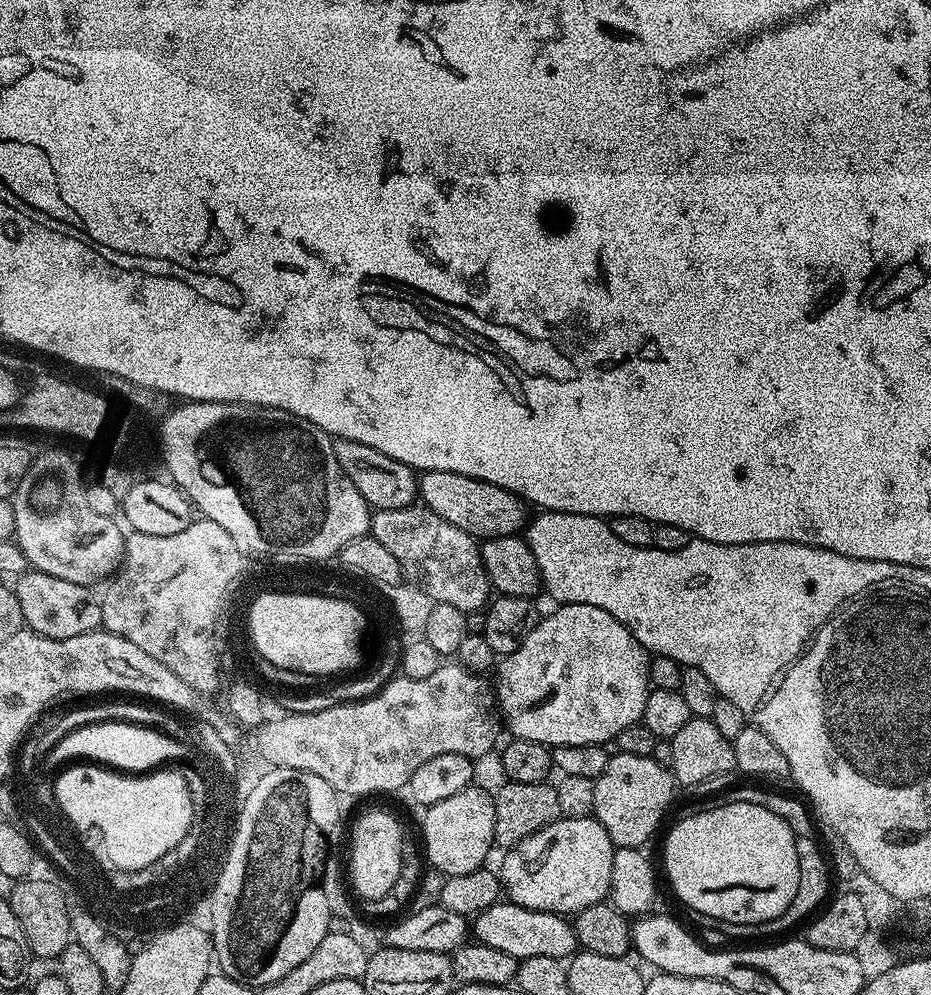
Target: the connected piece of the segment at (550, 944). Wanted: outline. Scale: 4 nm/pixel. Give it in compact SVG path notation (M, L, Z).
M497 902L482 910L470 924L475 943L494 946L502 954L510 954L516 961L526 958L554 958L564 962L577 951L576 930L558 912L530 910L511 902Z

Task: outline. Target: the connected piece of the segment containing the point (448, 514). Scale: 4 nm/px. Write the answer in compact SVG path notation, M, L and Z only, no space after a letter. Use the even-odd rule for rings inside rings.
M446 470L425 472L418 480L418 496L423 507L438 514L438 518L446 518L446 522L458 526L458 530L466 530L466 534L481 541L515 536L526 524L525 501L510 490L502 490L502 486L466 478L466 474L454 474Z

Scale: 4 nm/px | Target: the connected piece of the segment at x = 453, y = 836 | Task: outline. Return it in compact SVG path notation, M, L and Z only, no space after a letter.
M469 786L463 788L458 794L437 804L427 805L424 812L424 844L422 840L422 852L427 863L445 877L457 876L458 874L470 874L474 870L485 867L488 851L494 848L494 802L493 793L484 792L482 789Z

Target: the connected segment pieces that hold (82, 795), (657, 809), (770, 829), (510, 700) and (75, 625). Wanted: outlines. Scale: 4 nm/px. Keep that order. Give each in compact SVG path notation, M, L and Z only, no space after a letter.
M95 767L88 776L84 775L57 775L54 780L55 797L63 802L80 800L80 805L77 803L74 808L79 826L92 824L93 830L104 832L106 846L102 852L108 855L107 863L111 867L122 871L138 871L148 867L172 847L178 846L191 829L191 794L179 771L149 772L145 780L131 781L103 775Z
M616 752L606 770L594 781L592 816L610 834L610 842L617 848L643 849L644 843L659 830L672 804L672 788L671 771L658 765L652 757Z
M742 802L736 807L696 816L679 828L669 827L666 834L662 848L668 852L668 863L662 866L663 875L668 875L673 894L700 916L709 916L714 922L767 919L780 912L795 892L798 837L781 816L766 810L766 806Z
M561 604L555 610L557 612L550 613L545 620L544 617L537 619L534 630L530 630L530 634L526 634L522 646L518 646L518 650L514 650L510 655L503 657L495 665L494 689L499 715L505 725L508 723L508 728L512 731L511 735L517 740L529 740L530 742L538 742L557 748L562 746L586 746L587 744L607 745L609 742L615 741L616 736L622 734L622 730L626 730L626 726L634 726L643 721L646 698L650 691L648 681L649 653L640 645L638 638L634 638L634 634L630 634L630 630L626 626L622 626L622 622L618 622L618 618L606 614L606 610L598 610L598 606Z
M35 570L25 572L15 582L14 591L21 604L24 624L33 632L61 640L78 638L78 634L97 631L103 625L100 601L95 595L92 597L91 587L66 582L66 578L54 578L54 574Z

